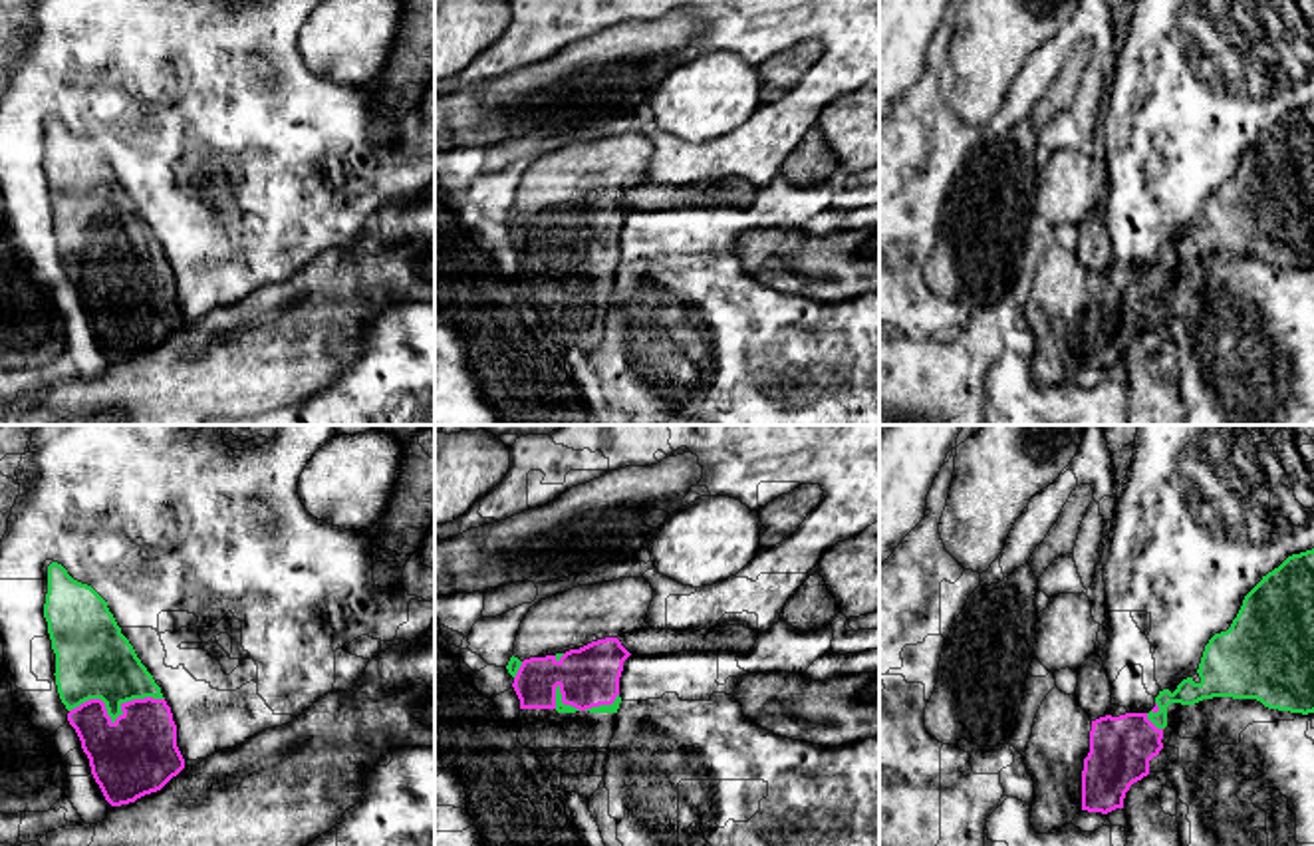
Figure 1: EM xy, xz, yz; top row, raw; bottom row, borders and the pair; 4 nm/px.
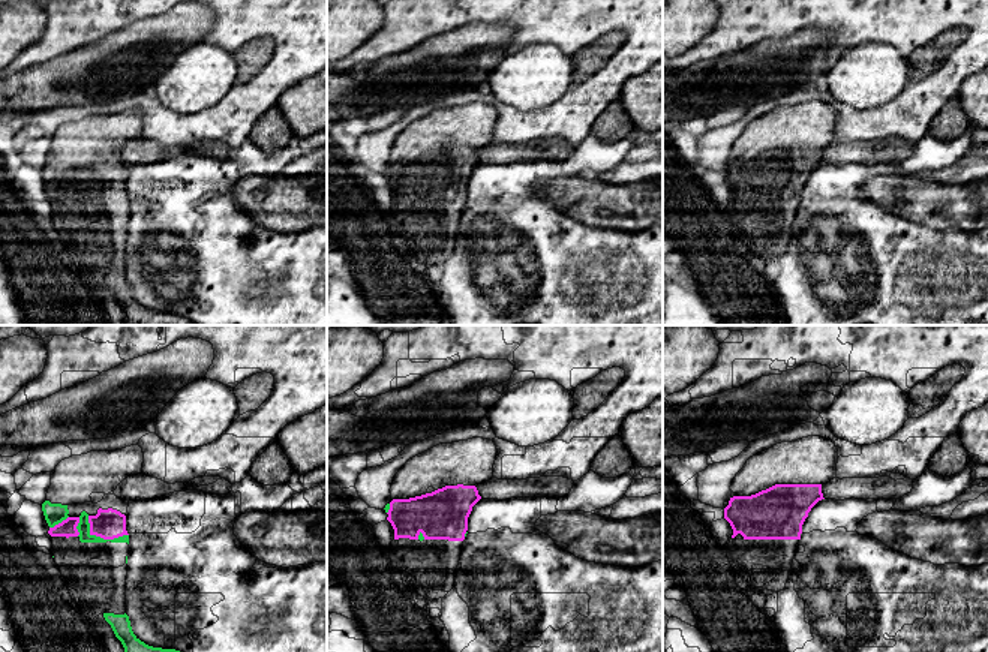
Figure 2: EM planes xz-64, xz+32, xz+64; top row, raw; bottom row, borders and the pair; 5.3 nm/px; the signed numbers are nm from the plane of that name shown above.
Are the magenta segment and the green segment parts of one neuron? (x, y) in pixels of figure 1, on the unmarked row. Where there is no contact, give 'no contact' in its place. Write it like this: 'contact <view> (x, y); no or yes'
contact xy (118, 273); yes

